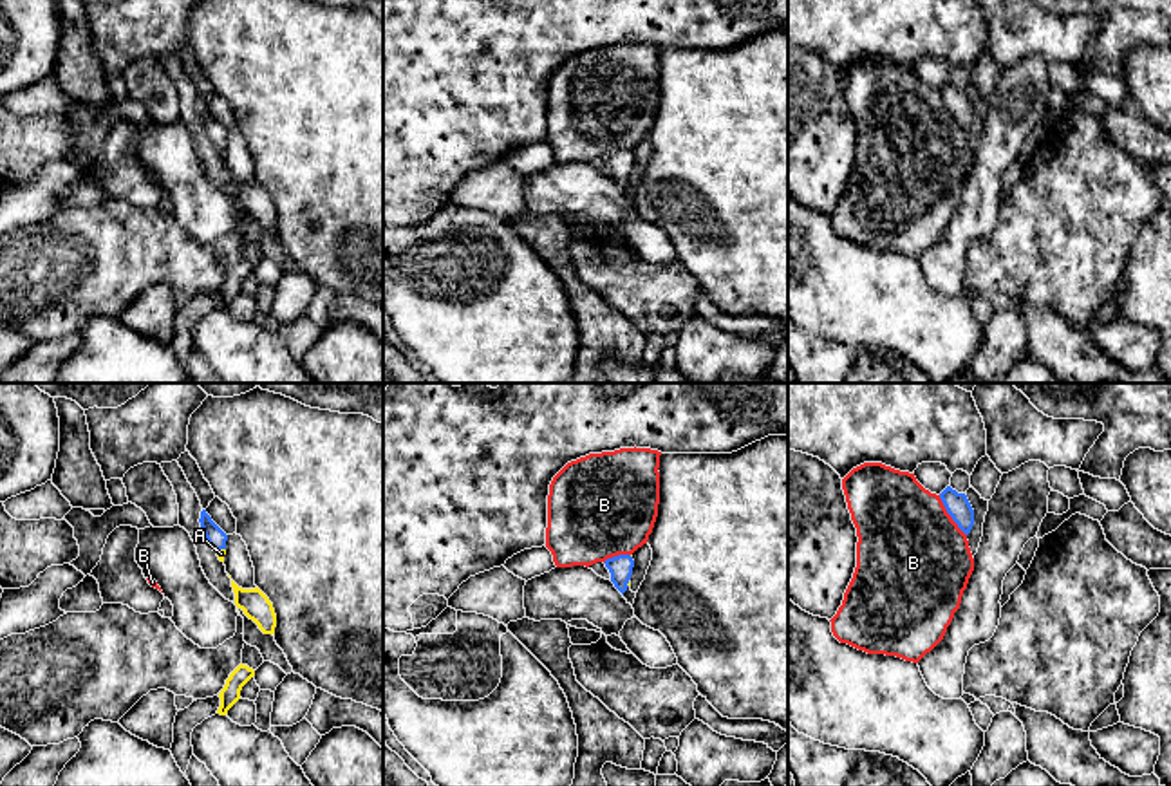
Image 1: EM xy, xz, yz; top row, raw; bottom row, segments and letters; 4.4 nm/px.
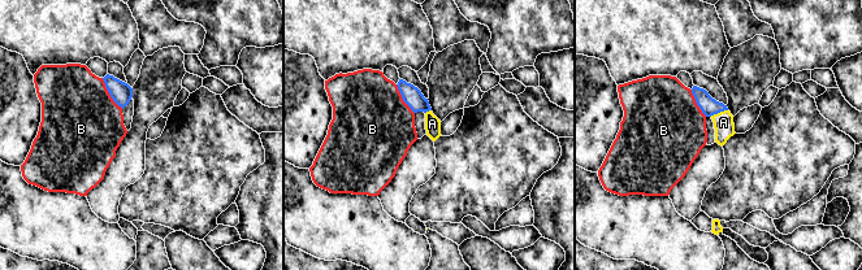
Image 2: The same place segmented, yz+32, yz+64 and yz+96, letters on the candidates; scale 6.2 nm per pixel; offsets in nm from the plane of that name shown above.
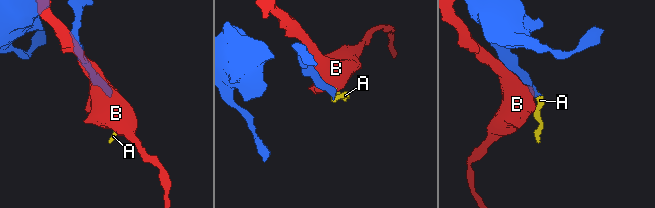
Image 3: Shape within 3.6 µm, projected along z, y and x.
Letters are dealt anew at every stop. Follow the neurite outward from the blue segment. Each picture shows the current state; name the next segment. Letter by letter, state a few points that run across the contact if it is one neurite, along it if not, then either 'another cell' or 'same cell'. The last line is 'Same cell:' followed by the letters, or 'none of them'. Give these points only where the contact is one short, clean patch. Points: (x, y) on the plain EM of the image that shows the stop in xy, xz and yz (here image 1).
A: line xy (215, 132), (221, 143), (221, 149); same cell
B: another cell
Same cell: A

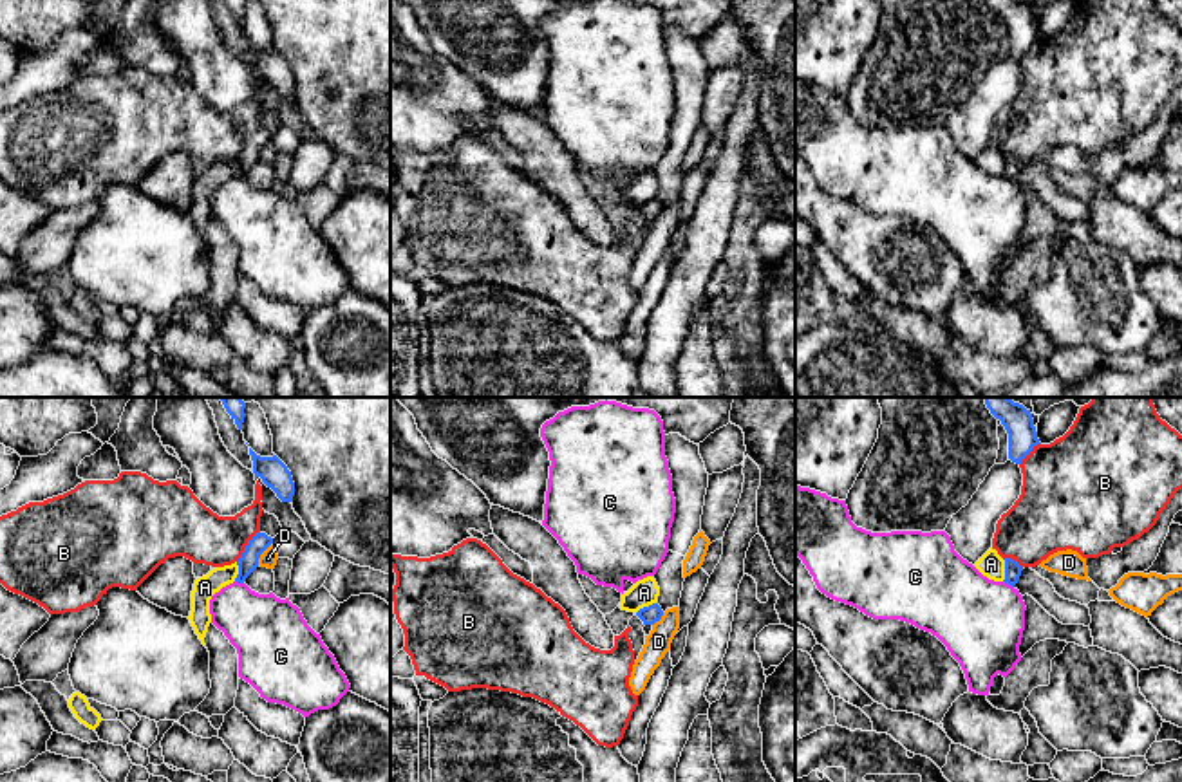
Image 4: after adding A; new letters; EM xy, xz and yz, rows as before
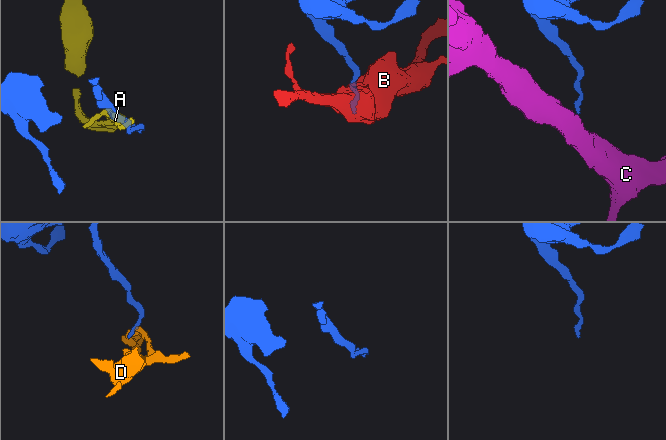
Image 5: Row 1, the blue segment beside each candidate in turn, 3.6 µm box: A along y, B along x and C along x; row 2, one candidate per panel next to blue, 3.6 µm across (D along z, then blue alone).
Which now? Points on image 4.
A: line yz (1005, 156), (1005, 172), (1002, 176); another cell
B: another cell
C: line yz (1003, 176), (1013, 183); another cell
D: line xy (270, 139), (257, 159); another cell
Same cell: none of them

